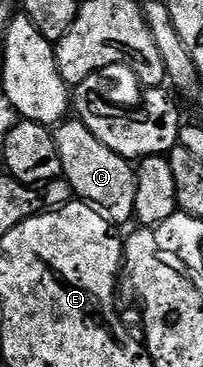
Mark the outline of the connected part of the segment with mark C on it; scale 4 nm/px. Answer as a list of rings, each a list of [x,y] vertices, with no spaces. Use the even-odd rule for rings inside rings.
[[[69,118],[52,129],[59,158],[63,162],[61,176],[68,182],[78,201],[91,204],[100,210],[110,224],[122,226],[134,219],[137,174],[134,165],[124,160],[115,150],[103,146],[79,118]],[[73,119],[73,120],[72,120]],[[57,127],[57,128],[56,128]]]

